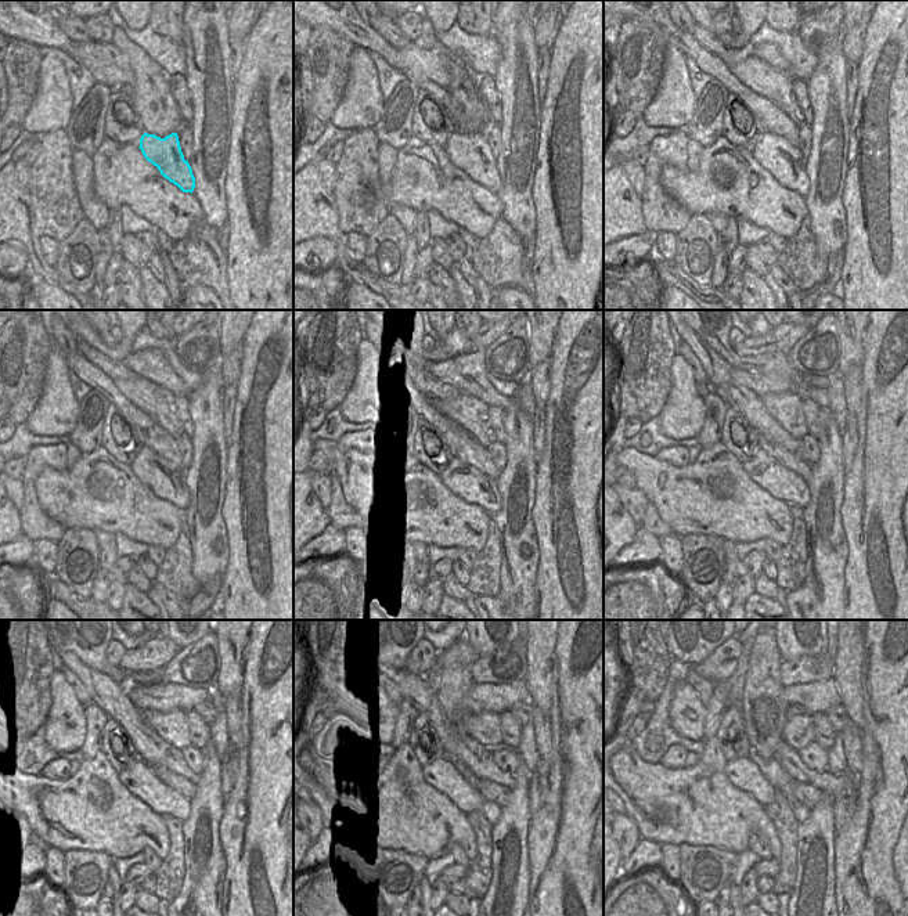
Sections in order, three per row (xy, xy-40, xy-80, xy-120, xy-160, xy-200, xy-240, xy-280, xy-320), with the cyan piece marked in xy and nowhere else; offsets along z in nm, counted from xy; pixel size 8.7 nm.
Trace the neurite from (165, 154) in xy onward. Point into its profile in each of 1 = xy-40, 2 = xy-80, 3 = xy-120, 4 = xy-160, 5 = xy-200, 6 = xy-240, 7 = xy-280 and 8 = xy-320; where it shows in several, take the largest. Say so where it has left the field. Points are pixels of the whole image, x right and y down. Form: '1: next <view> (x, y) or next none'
1: next xy-40 (471, 152)
2: next xy-80 (784, 161)
3: next xy-120 (166, 482)
4: next xy-160 (464, 480)
5: next xy-200 (781, 483)
6: next xy-240 (155, 793)
7: next xy-280 (467, 797)
8: next xy-320 (767, 792)

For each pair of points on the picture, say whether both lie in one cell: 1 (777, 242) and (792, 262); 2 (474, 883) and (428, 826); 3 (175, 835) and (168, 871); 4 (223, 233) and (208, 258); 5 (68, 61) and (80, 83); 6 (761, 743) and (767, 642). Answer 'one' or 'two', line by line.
1: two
2: two
3: one
4: two
5: one
6: one

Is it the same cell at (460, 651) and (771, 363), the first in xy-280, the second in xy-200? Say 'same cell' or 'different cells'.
different cells

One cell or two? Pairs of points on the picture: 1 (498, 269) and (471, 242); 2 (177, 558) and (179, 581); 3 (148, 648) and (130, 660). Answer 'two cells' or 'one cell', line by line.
1: two cells
2: one cell
3: two cells

